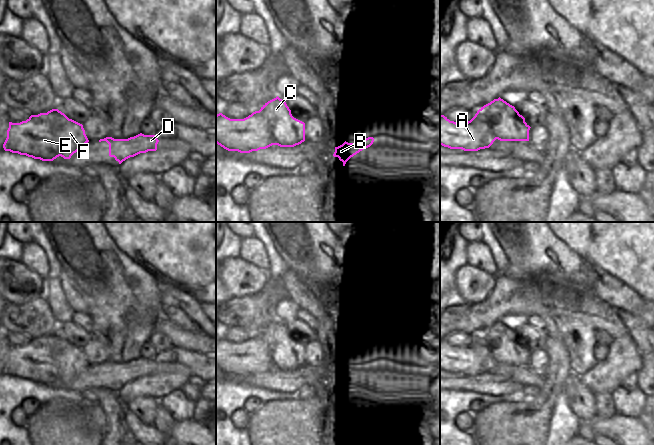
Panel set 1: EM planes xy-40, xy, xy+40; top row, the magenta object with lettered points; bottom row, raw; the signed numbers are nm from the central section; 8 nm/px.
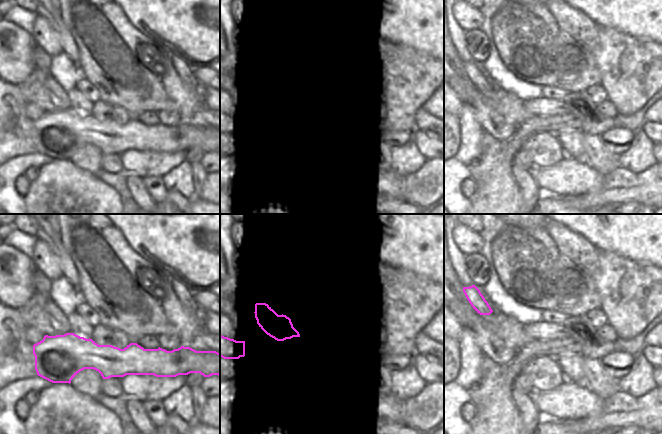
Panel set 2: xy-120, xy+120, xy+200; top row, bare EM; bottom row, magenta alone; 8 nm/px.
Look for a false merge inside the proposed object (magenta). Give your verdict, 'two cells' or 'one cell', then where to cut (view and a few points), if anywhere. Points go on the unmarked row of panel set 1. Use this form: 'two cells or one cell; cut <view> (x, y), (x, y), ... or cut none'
two cells; cut xy+40 (477, 336), (490, 348), (511, 345), (515, 341)

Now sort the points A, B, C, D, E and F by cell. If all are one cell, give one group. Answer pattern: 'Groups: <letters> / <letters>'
Groups: A B D E F / C.

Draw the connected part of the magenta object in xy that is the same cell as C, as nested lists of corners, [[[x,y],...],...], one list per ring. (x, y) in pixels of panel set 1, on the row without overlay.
[[[278,320],[265,327],[259,336],[262,337],[270,347],[276,347],[278,345],[293,342],[291,334],[287,330],[286,326]]]

